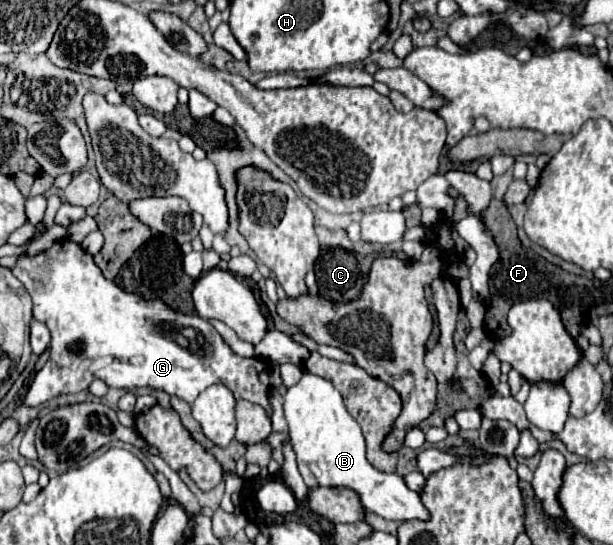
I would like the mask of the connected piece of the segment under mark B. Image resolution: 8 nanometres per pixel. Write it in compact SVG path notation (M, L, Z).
M304 372L300 382L290 386L284 394L284 416L290 426L290 438L298 458L298 468L308 488L350 488L360 494L364 508L386 520L430 520L430 512L422 504L420 494L412 492L402 476L380 472L366 460L362 430L358 422L348 414L342 396L338 390L334 390L332 382L322 376Z

